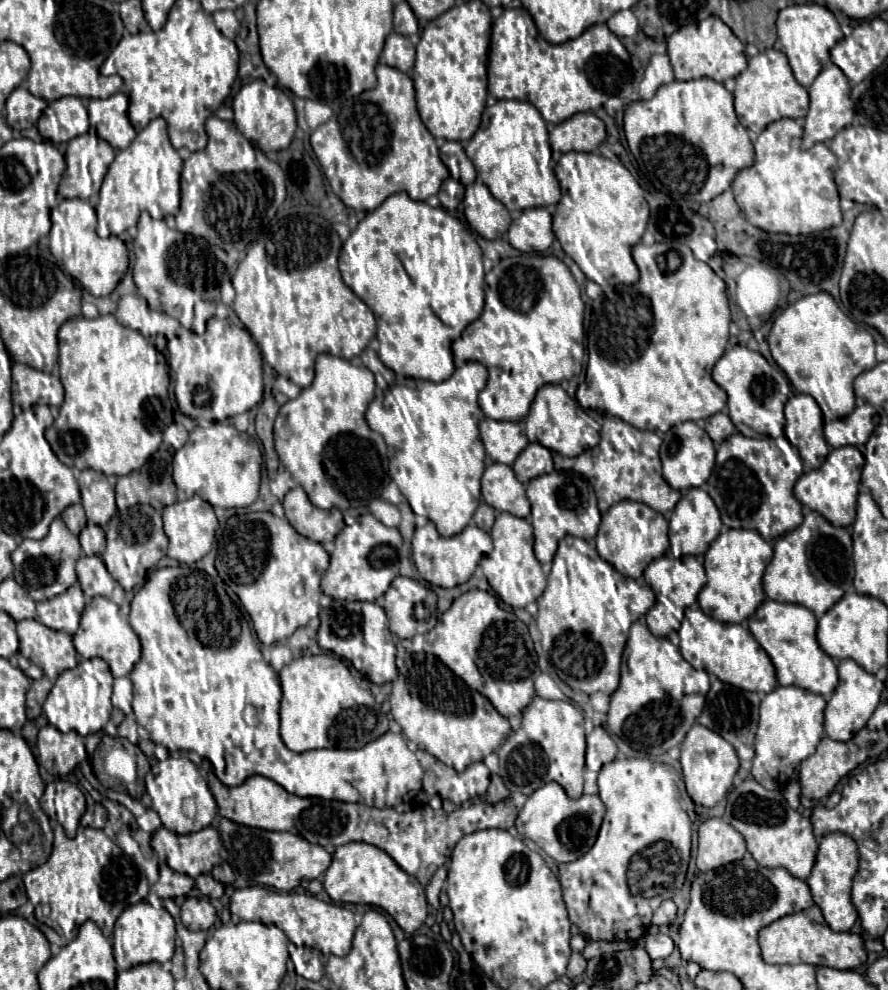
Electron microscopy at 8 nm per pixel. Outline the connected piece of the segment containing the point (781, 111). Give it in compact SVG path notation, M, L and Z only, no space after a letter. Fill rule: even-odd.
M765 50L749 58L749 66L735 78L735 112L739 122L753 132L761 132L771 122L781 118L803 118L809 108L807 90L795 80L787 56L779 50Z

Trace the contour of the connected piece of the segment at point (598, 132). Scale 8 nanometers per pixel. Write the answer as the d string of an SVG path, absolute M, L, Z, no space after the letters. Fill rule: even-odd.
M579 112L557 124L549 134L555 152L593 152L605 140L605 124L593 112Z

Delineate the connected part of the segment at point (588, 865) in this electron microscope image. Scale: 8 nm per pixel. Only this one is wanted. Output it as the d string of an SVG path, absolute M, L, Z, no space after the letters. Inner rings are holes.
M647 758L613 760L601 768L599 798L607 812L593 848L575 862L559 864L569 920L591 940L635 942L647 932L653 910L683 886L691 820L679 804L677 772Z

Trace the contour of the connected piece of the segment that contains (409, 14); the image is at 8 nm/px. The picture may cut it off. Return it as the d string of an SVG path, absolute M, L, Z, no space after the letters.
M401 2L395 6L395 16L393 16L393 30L403 36L411 36L419 32L419 22L417 16L413 14L411 6L407 2Z

